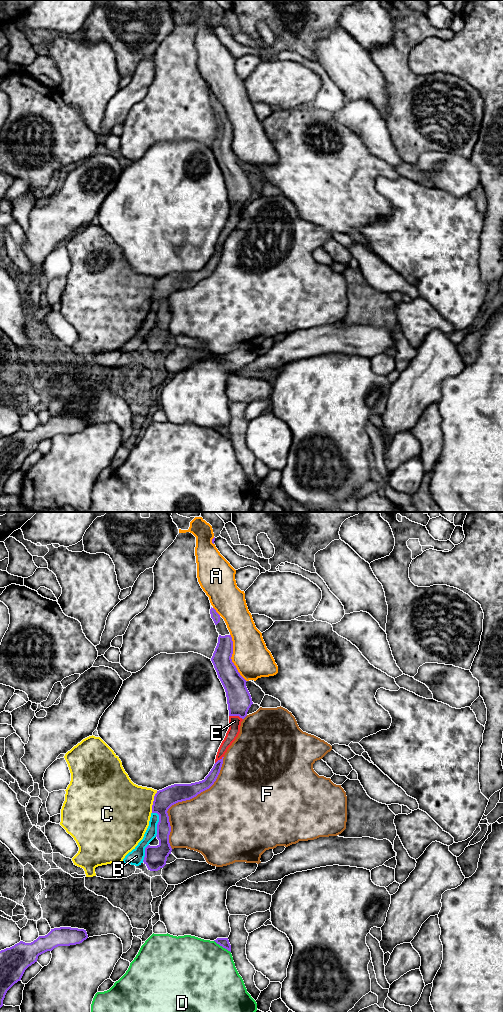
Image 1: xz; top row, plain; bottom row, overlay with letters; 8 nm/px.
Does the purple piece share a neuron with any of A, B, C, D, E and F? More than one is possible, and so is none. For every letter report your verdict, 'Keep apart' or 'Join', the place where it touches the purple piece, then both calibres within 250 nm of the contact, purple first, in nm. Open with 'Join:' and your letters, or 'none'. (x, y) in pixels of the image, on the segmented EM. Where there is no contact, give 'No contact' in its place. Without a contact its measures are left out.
Join: E
A: Keep apart. Touches purple at xz (230, 658). Thickness 180 nm (purple) against 300 nm
B: Keep apart. Touches purple at xz (158, 823). Thickness 160 nm (purple) against 90 nm
C: Keep apart. Touches purple at xz (153, 802). Thickness 160 nm (purple) against 460 nm
D: Keep apart. Touches purple at xz (222, 946). Thickness 80 nm (purple) against 500 nm
E: Join. Touches purple at xz (236, 715). Thickness 200 nm (purple) against 100 nm
F: Keep apart. Touches purple at xz (184, 800). Thickness 160 nm (purple) against 460 nm

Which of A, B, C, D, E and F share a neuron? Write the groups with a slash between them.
A / B / C / D / E / F

